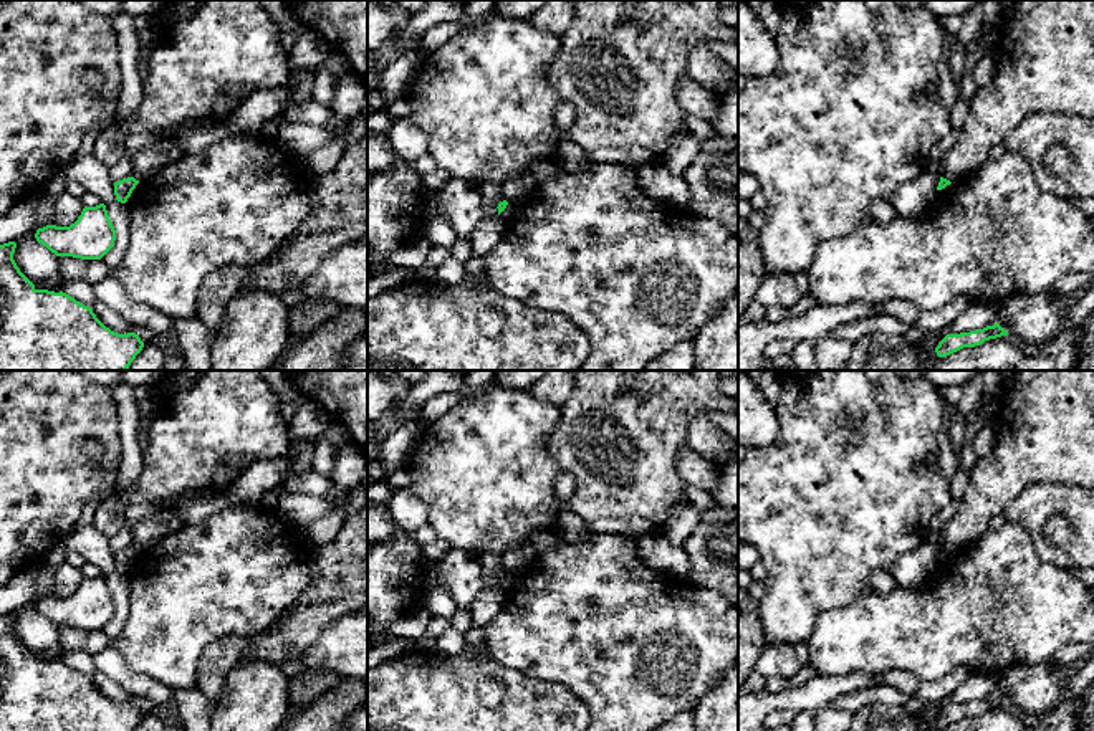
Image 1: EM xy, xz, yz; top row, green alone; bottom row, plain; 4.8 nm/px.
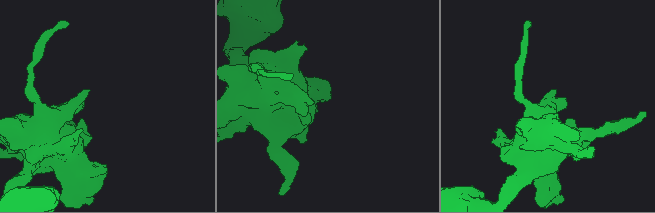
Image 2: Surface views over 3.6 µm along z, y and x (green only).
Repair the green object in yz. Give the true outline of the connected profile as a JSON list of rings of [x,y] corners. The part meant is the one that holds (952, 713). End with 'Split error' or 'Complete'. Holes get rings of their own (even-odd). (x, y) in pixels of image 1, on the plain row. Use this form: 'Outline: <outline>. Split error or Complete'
Outline: [[[998,693],[970,703],[947,705],[935,718],[935,723],[938,728],[947,728],[963,718],[975,718],[1001,706],[1008,706],[1008,703]]]. Complete

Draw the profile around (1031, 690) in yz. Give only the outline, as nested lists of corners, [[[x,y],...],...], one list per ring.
[[[1016,665],[1005,670],[996,681],[998,695],[1008,706],[1026,714],[1044,714],[1064,698],[1064,678],[1049,665]]]

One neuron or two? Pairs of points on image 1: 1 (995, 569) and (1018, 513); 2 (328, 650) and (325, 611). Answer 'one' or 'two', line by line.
1: two
2: two

